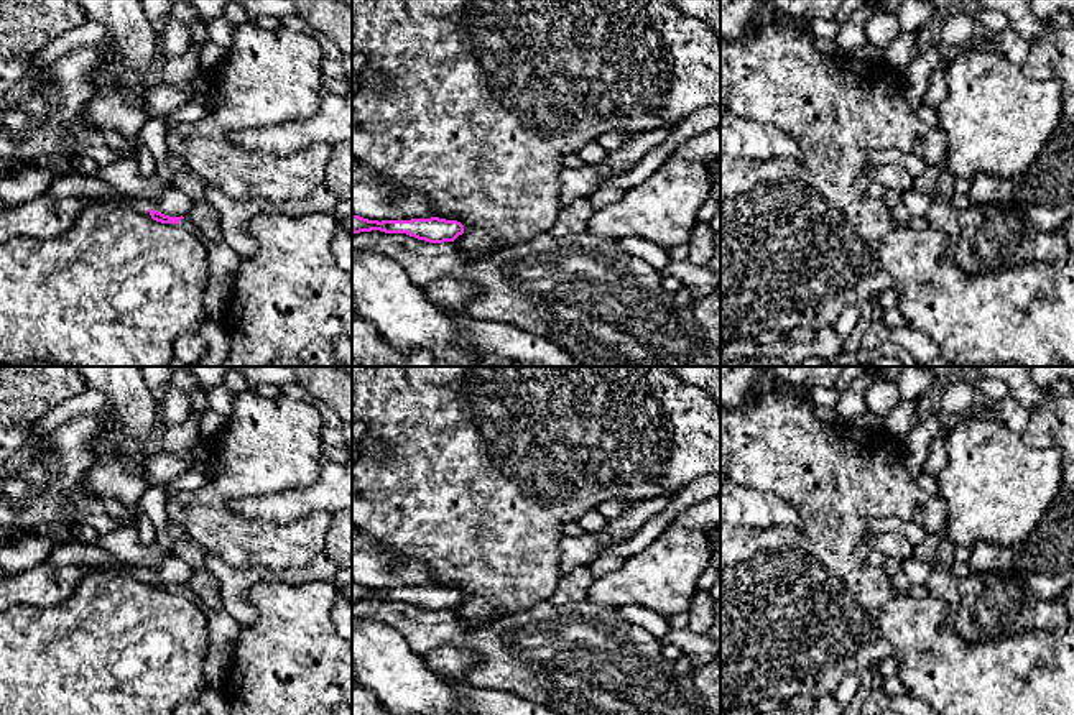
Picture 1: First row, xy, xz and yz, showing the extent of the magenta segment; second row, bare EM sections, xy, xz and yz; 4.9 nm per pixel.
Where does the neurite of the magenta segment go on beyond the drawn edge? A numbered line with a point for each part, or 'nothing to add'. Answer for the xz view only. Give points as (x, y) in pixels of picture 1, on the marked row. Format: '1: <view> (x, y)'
nothing to add

